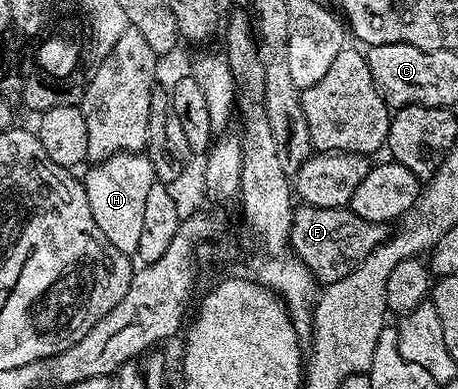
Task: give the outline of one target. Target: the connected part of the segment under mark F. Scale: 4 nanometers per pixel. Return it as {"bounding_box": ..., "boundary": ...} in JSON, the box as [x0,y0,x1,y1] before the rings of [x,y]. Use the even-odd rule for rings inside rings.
{"bounding_box":[289,205,388,284],"boundary":[[[299,205],[294,212],[289,247],[294,257],[314,274],[319,283],[329,284],[348,276],[388,237],[384,222],[369,222],[356,216],[349,208],[316,208]]]}

